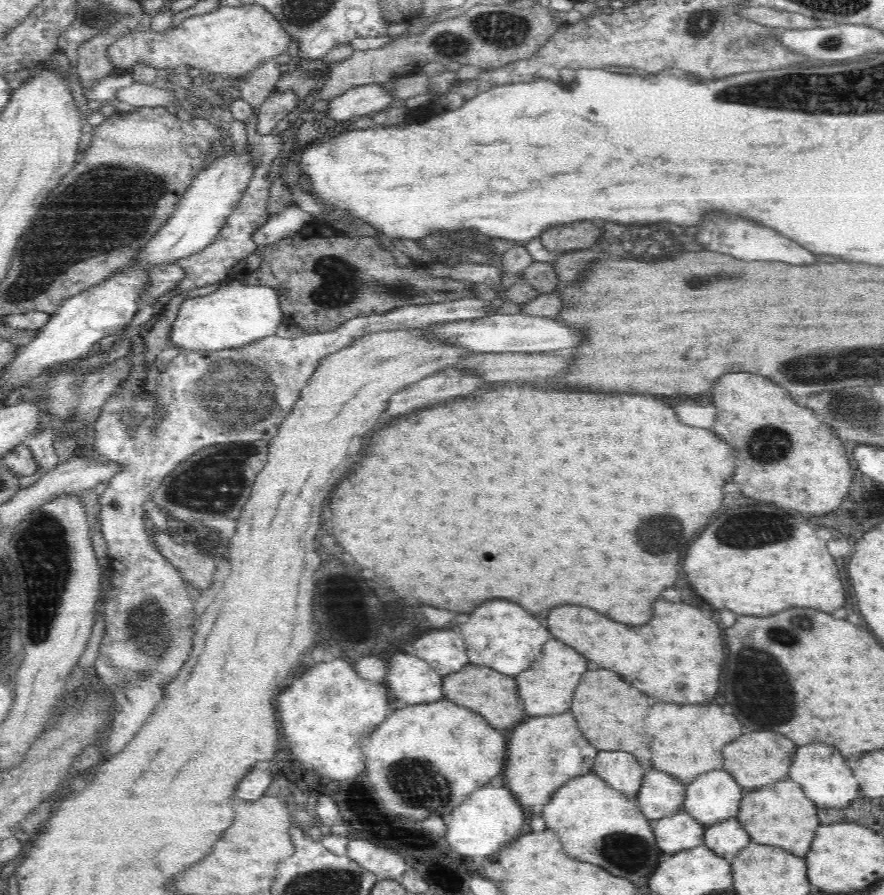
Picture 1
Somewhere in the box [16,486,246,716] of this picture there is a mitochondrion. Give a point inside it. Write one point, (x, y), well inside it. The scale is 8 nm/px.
(144, 624)

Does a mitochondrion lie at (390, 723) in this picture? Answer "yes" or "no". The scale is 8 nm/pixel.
no

